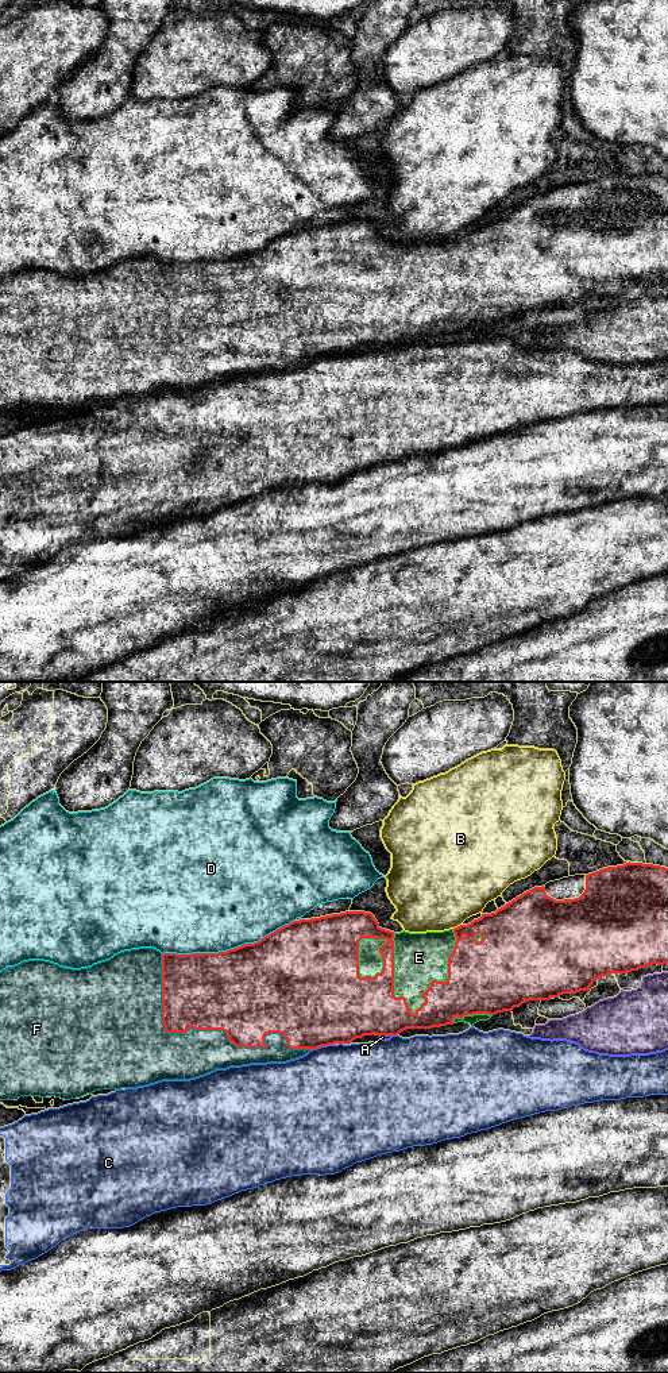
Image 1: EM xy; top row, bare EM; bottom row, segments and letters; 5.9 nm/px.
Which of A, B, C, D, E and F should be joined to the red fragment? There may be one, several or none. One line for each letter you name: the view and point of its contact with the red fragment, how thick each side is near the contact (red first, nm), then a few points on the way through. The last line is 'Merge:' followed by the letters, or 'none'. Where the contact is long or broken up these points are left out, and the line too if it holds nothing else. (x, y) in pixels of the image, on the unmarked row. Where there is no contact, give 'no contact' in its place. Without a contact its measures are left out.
F: contact xy (209, 338); calibres 460 and 280 nm
Merge: F

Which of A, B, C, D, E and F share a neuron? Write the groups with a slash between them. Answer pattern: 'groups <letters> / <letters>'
groups A E / B / C / D / F

